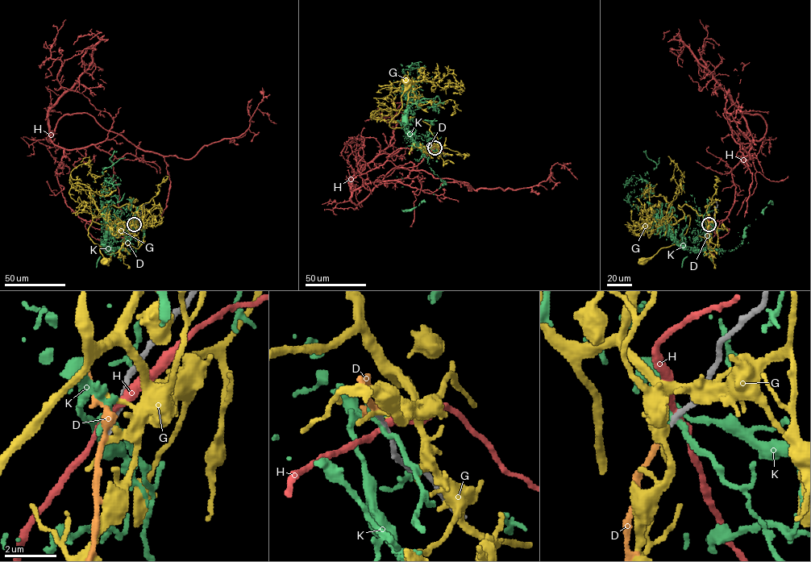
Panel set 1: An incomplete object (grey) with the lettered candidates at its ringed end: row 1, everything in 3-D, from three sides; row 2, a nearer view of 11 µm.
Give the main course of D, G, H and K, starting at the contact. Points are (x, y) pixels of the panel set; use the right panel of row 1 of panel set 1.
D: (709, 224), (706, 243)
G: (709, 224), (690, 206), (679, 205), (684, 218), (690, 216), (686, 232), (676, 243), (663, 247), (642, 260)
H: (709, 222), (727, 234), (731, 170), (766, 131), (759, 115), (729, 117), (750, 159), (724, 108), (741, 123)
K: (709, 223), (701, 250), (674, 242), (646, 201), (652, 193), (645, 180), (656, 164), (643, 151)

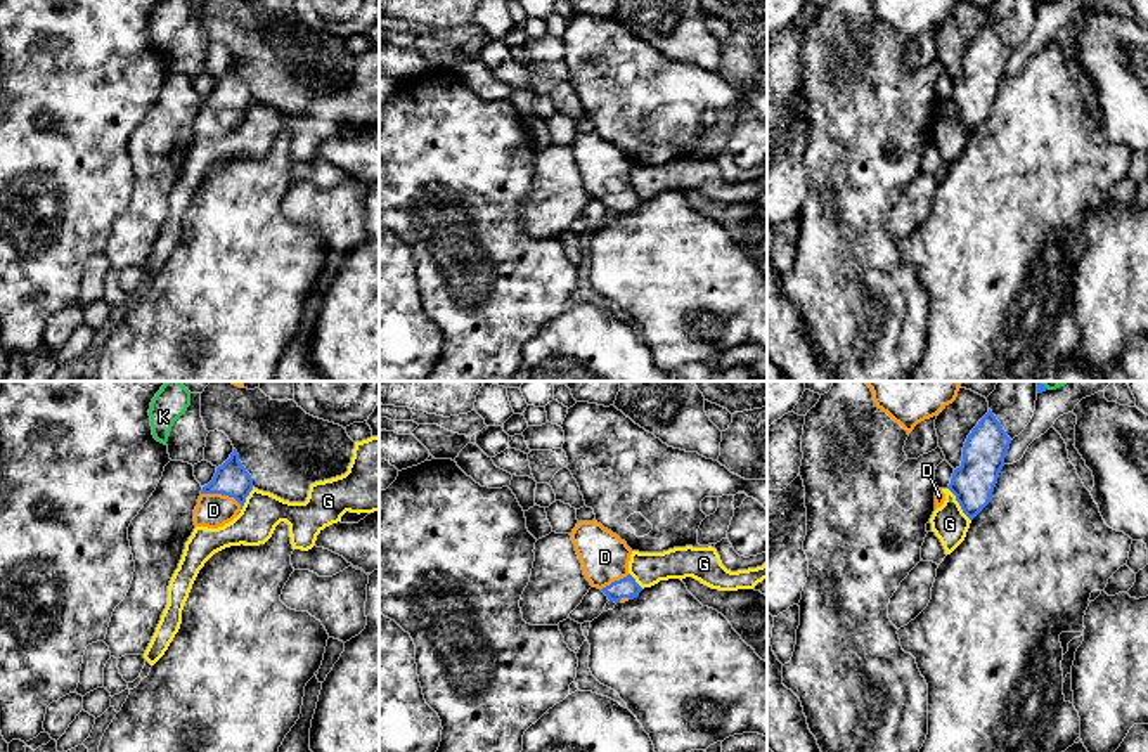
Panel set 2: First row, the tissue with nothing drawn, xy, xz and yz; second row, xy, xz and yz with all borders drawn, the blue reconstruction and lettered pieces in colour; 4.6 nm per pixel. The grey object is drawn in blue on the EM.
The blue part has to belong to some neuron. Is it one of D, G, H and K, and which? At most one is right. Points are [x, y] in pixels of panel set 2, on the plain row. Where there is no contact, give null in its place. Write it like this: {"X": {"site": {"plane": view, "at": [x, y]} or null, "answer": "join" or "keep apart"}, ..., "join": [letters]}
{"D": {"site": {"plane": "xy", "at": [222, 106]}, "answer": "join"}, "G": {"site": {"plane": "yz", "at": [960, 116]}, "answer": "keep apart"}, "H": {"site": null, "answer": "keep apart"}, "K": {"site": null, "answer": "keep apart"}, "join": ["D"]}

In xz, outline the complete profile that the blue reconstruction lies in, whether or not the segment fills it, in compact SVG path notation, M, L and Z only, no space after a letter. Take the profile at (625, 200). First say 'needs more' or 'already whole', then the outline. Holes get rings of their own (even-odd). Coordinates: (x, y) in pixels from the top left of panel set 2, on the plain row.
needs more; M596 132L578 133L570 147L592 199L601 201L615 215L639 208L642 199L629 185L632 161L625 152Z

